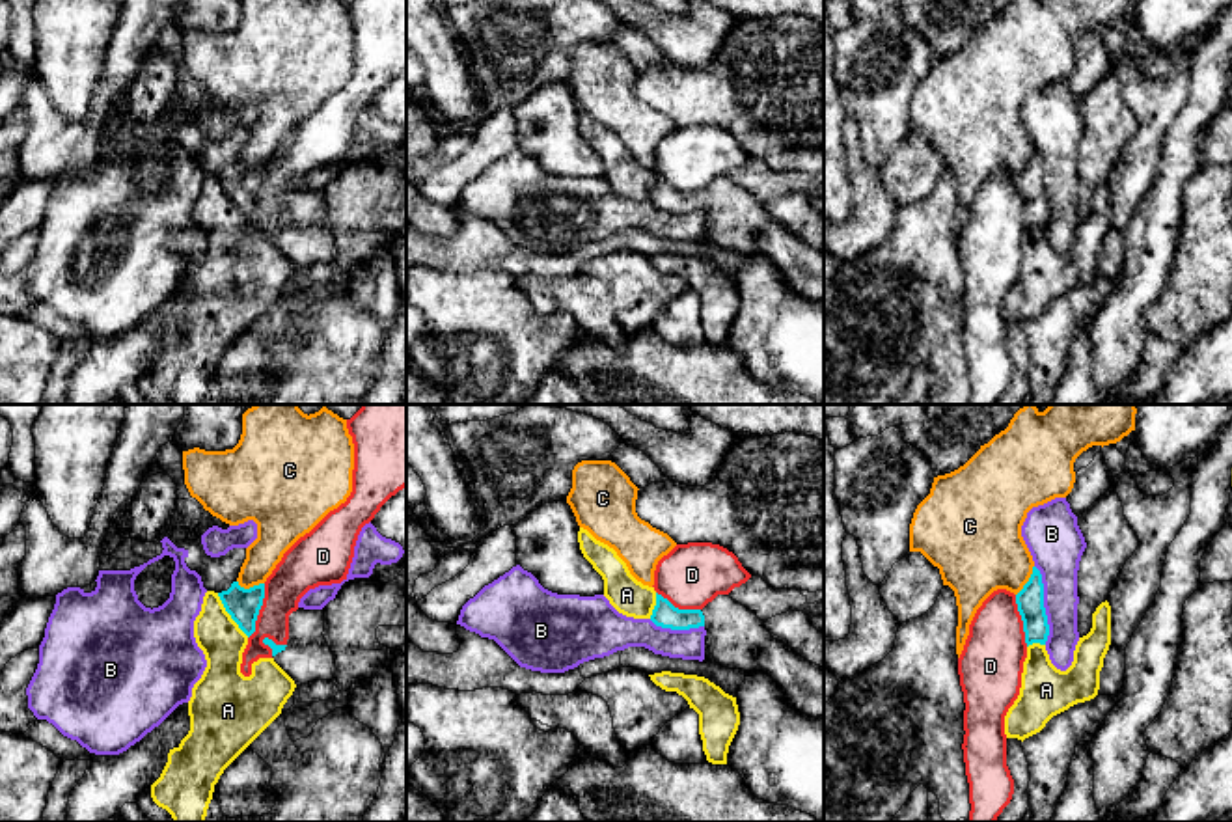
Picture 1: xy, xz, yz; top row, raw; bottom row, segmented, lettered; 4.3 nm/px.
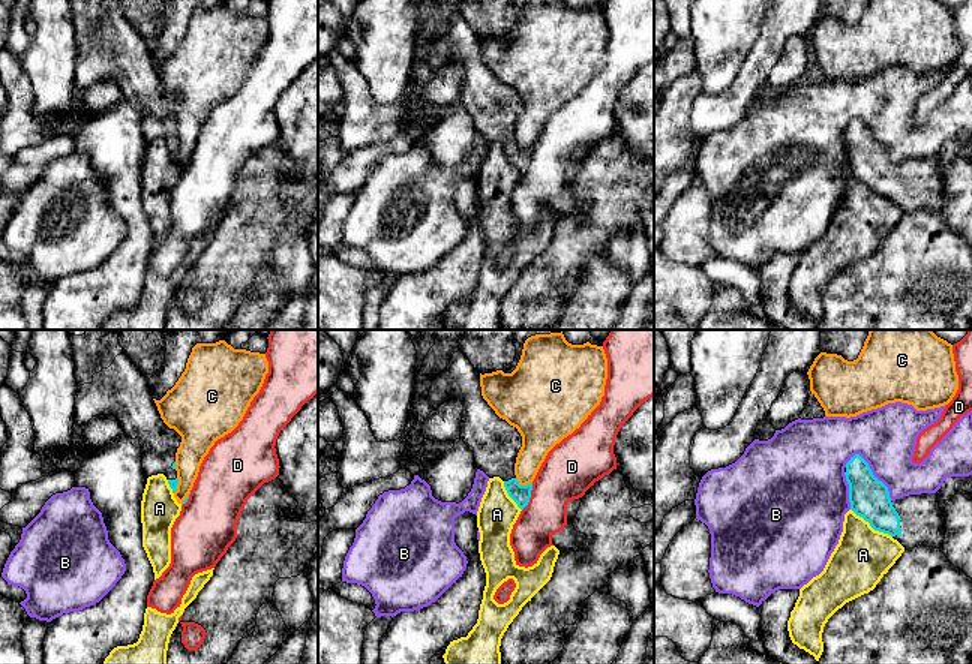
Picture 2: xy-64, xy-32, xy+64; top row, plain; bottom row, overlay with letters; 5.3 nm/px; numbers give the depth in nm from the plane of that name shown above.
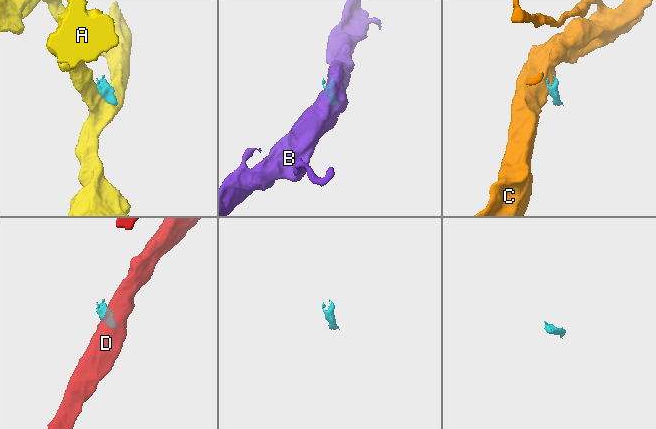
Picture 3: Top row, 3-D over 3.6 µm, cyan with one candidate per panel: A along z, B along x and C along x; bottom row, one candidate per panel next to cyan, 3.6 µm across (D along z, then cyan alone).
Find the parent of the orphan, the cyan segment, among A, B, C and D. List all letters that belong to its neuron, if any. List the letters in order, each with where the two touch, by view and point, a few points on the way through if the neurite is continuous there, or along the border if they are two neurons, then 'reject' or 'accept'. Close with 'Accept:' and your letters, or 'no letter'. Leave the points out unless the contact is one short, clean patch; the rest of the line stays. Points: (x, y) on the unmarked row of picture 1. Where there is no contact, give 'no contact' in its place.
A: meets cyan in xy at (230, 196); border along xy (217, 176), (224, 192), (248, 219); reject
B: meets cyan in yz at (1042, 187); reject
C: meets cyan in xy at (250, 170); border along xy (237, 163), (245, 170), (263, 164); reject
D: meets cyan in xy at (258, 194); border along xy (265, 166), (256, 213), (248, 220); reject
Accept: no letter

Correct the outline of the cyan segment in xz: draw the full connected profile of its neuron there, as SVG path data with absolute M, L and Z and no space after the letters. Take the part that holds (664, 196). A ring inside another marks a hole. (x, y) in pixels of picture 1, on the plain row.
M656 175L650 203L671 212L703 209L705 242L719 250L766 255L794 293L811 300L824 298L824 250L773 222L764 203L731 177L718 177L703 192L678 192Z

